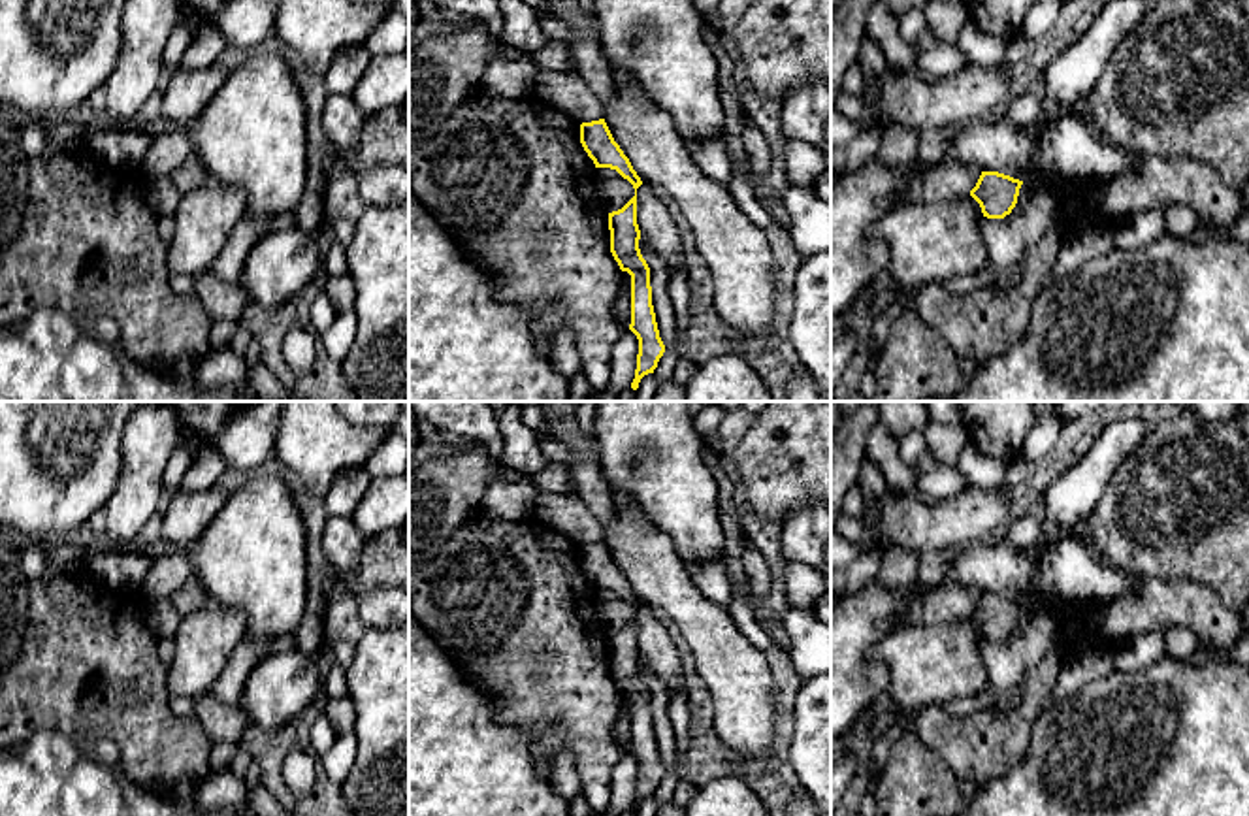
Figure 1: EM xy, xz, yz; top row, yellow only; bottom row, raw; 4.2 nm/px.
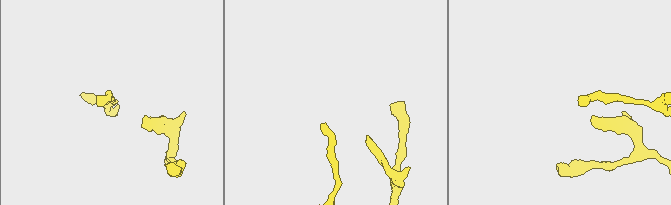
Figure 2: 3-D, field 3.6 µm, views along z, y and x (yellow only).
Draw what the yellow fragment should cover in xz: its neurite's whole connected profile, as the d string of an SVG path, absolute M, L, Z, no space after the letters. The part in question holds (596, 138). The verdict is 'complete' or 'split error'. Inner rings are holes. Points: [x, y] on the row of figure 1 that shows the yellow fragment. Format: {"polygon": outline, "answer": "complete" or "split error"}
{"polygon": "M605 119L582 122L580 143L595 168L616 170L635 188L635 196L622 209L608 213L608 230L610 253L620 269L631 275L629 330L639 339L637 369L631 388L637 390L641 379L654 373L665 352L652 305L650 268L639 249L641 230L637 224L637 188L642 181L614 141Z", "answer": "complete"}

